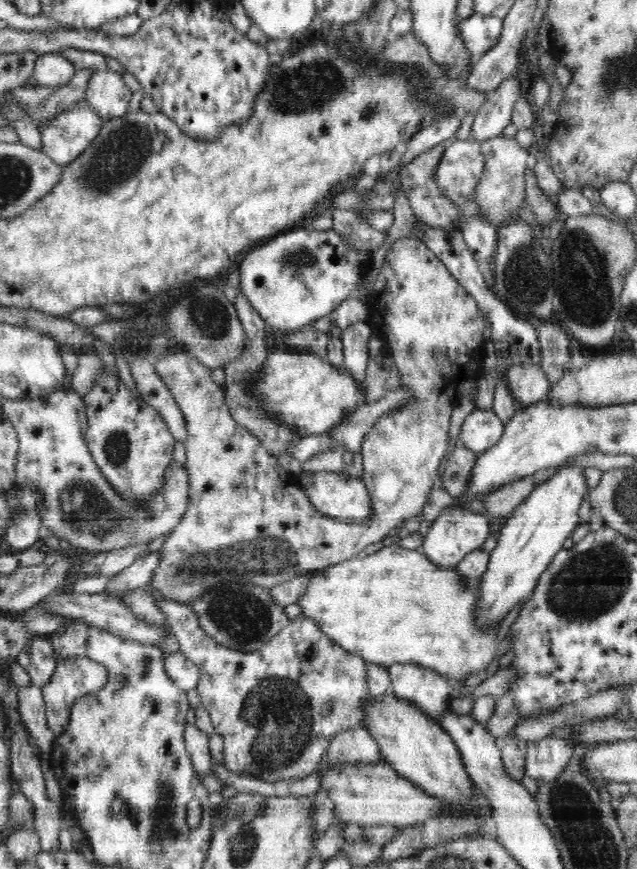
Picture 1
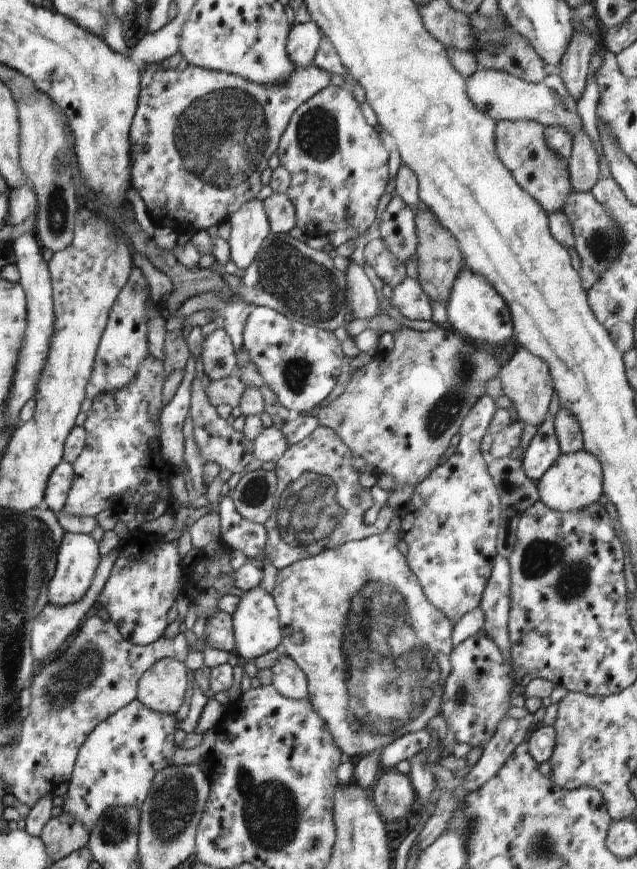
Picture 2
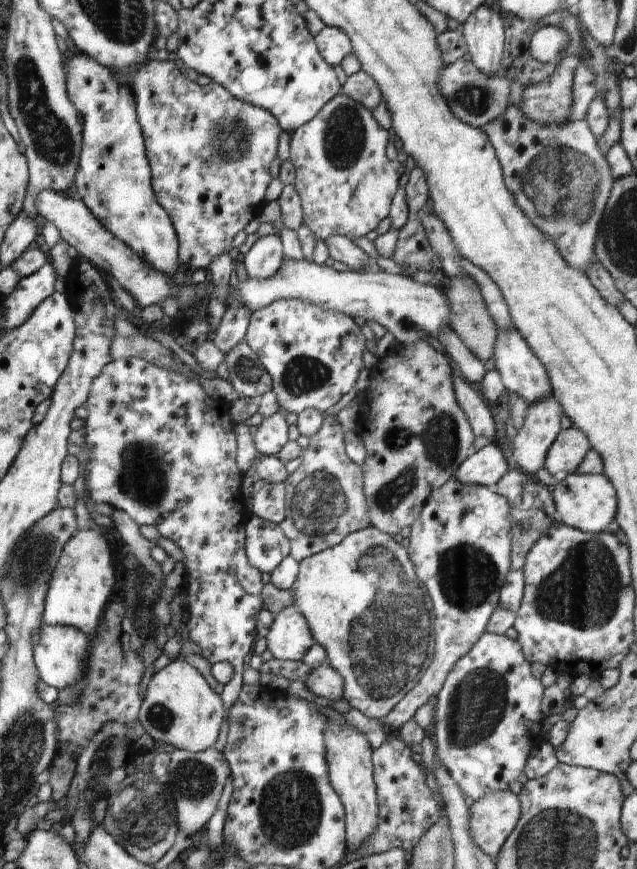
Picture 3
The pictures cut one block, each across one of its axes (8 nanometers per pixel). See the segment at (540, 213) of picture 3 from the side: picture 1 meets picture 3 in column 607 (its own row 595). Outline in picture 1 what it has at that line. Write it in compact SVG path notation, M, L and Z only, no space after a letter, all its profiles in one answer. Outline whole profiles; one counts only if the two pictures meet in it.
M402 238L392 244L389 250L389 254L385 259L382 268L374 283L373 293L370 294L366 300L368 314L367 322L372 325L374 332L377 333L380 340L383 341L385 351L390 354L390 357L394 359L396 363L396 369L398 369L398 375L401 378L400 390L408 390L412 393L412 400L404 406L404 408L396 408L396 410L390 410L388 414L380 416L378 422L368 430L368 434L364 436L361 444L361 453L363 456L363 481L367 486L368 494L370 495L370 502L373 508L373 515L371 519L358 523L355 521L340 521L336 518L330 518L324 516L322 512L318 512L312 503L309 502L306 496L305 490L299 486L299 484L284 484L284 480L276 482L274 480L274 468L276 468L276 458L270 456L269 452L266 452L262 443L253 435L250 434L245 428L242 428L239 424L236 424L234 418L230 414L229 408L224 400L223 388L217 386L210 375L210 369L206 368L199 360L194 360L189 356L187 352L184 352L177 347L174 348L173 354L161 352L155 356L155 371L160 376L160 379L166 384L166 387L170 389L175 401L179 404L182 416L187 424L187 441L185 442L185 453L187 454L186 470L188 473L189 484L189 503L182 516L181 521L174 527L174 530L165 538L163 548L161 549L160 564L158 568L153 572L152 586L154 589L164 597L164 599L170 599L170 601L176 601L178 604L184 604L184 606L190 606L190 604L198 601L205 593L210 593L219 582L230 580L236 583L252 584L254 586L262 586L268 590L274 586L282 585L284 582L289 582L296 578L296 576L302 576L302 574L310 574L311 572L325 569L334 564L344 562L344 560L350 560L352 558L363 555L363 550L370 544L376 544L384 540L388 532L392 528L396 528L403 521L412 518L412 516L421 515L422 507L427 502L430 490L437 486L438 468L442 464L442 460L446 460L446 454L448 454L448 431L450 430L450 414L454 407L460 402L460 398L464 395L472 395L474 402L477 399L476 390L479 377L481 375L484 352L484 338L483 334L487 332L488 326L486 325L483 314L480 312L479 306L476 304L472 295L468 294L464 288L460 286L460 283L455 279L453 274L446 268L446 265L440 261L440 258L436 256L434 252L431 252L420 239L414 238Z

